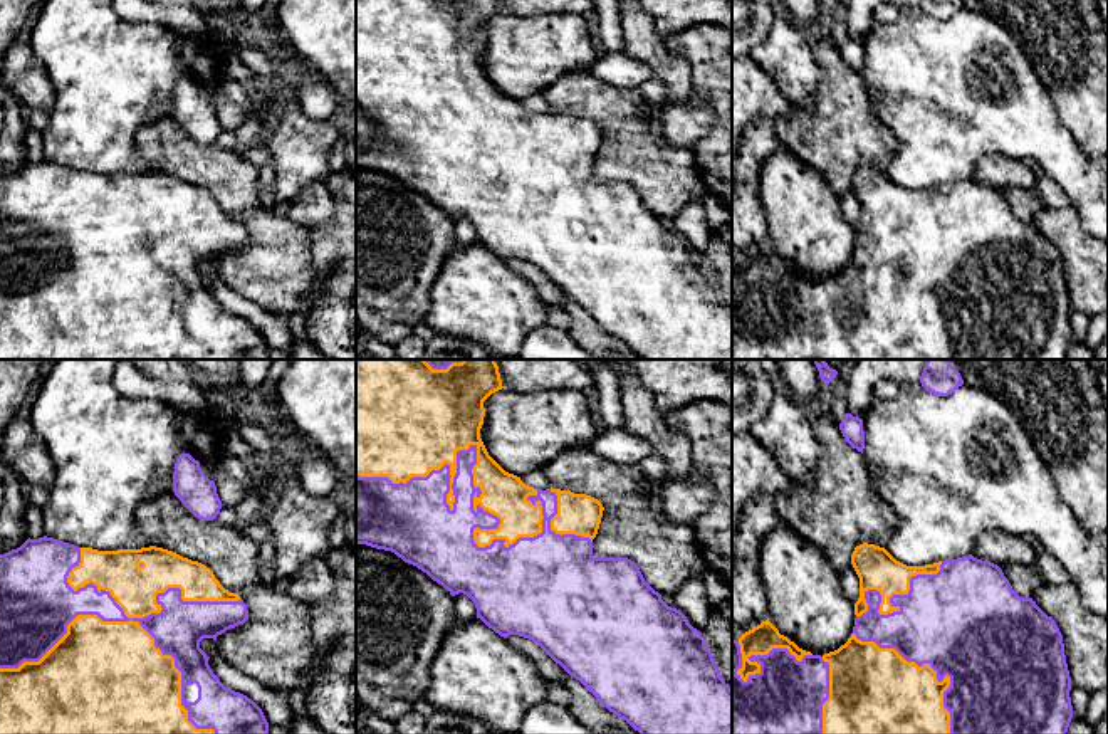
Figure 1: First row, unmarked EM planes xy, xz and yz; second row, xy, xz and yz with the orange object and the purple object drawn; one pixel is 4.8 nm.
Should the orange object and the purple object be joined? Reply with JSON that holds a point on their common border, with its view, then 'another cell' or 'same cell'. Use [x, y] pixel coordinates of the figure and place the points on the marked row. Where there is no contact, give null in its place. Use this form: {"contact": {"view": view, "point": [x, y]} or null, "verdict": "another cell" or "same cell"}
{"contact": {"view": "xy", "point": [130, 617]}, "verdict": "same cell"}

